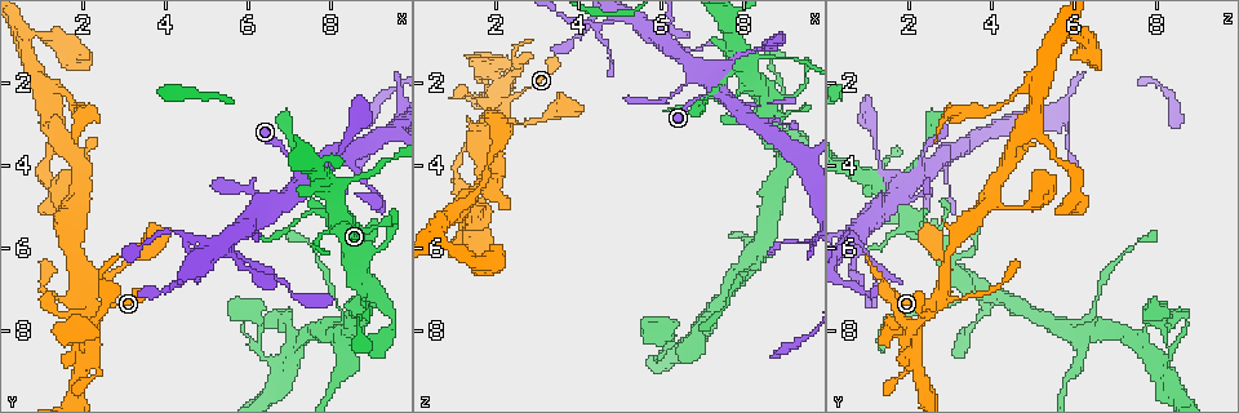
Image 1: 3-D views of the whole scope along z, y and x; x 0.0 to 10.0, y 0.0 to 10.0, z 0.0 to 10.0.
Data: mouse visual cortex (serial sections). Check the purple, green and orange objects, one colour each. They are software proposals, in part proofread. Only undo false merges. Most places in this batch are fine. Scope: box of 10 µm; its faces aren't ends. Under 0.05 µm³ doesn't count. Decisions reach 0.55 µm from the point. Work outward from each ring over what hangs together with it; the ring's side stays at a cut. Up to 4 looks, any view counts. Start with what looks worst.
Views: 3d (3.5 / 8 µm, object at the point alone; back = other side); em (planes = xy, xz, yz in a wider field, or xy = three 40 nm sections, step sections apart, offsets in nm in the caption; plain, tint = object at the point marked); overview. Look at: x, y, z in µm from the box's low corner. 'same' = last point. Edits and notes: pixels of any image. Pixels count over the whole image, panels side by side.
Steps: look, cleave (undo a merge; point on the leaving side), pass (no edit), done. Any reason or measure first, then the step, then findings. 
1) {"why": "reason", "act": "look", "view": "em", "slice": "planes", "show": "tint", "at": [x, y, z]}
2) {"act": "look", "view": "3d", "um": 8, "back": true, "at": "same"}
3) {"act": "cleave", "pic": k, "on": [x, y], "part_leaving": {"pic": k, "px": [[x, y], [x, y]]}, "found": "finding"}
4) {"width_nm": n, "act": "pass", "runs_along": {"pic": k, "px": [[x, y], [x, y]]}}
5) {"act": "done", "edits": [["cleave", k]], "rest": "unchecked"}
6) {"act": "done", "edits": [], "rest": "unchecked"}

{"why": "sudden change in width", "act": "look", "view": "em", "slice": "xy", "step": 5, "show": "tint", "at": [5.65, 6.10, 0.95]}

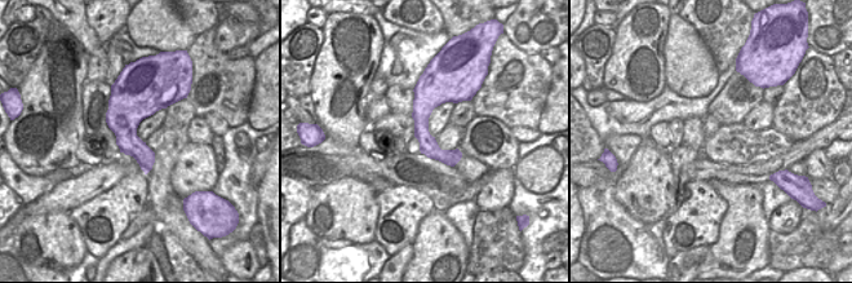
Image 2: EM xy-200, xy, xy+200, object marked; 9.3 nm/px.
{"why": "wider look", "act": "look", "view": "3d", "um": 3.5, "at": "same"}

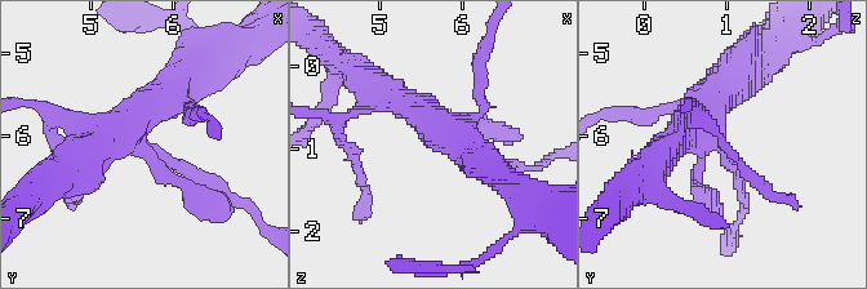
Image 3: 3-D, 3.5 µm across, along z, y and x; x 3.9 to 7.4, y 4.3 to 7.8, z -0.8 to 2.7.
{"act": "pass", "runs_along": {"pic": 2, "px": [[433, 83], [422, 135], [452, 162]]}, "found": "continuous, no second cell"}

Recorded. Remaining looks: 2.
{"why": "a narrow waist", "act": "look", "view": "3d", "um": 3.5, "at": [6.30, 8.25, 8.30]}

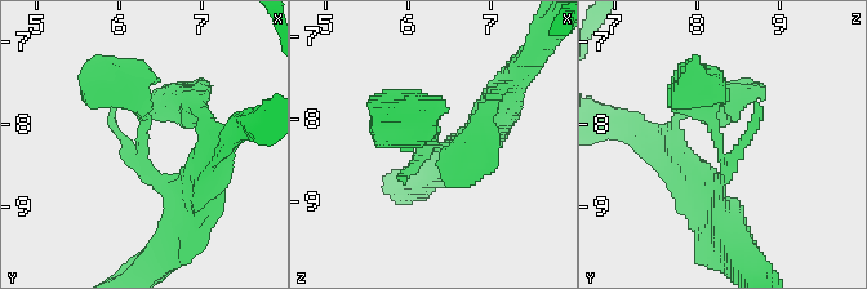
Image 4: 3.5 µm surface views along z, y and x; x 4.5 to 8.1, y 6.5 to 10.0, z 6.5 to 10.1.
{"why": "now the EM", "act": "look", "view": "em", "slice": "planes", "show": "tint", "at": [6.25, 8.30, 8.25]}

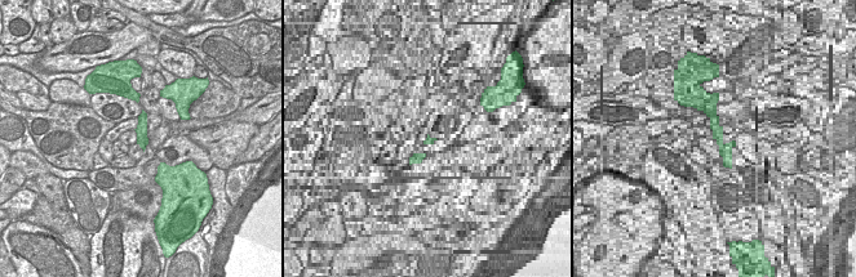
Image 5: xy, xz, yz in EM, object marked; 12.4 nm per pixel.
{"act": "pass", "runs_along": {"pic": 4, "px": [[196, 186], [145, 170], [145, 119], [106, 87]]}, "found": "one cell here"}

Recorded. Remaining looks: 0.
{"act": "done", "edits": [], "rest": "unchecked"}

